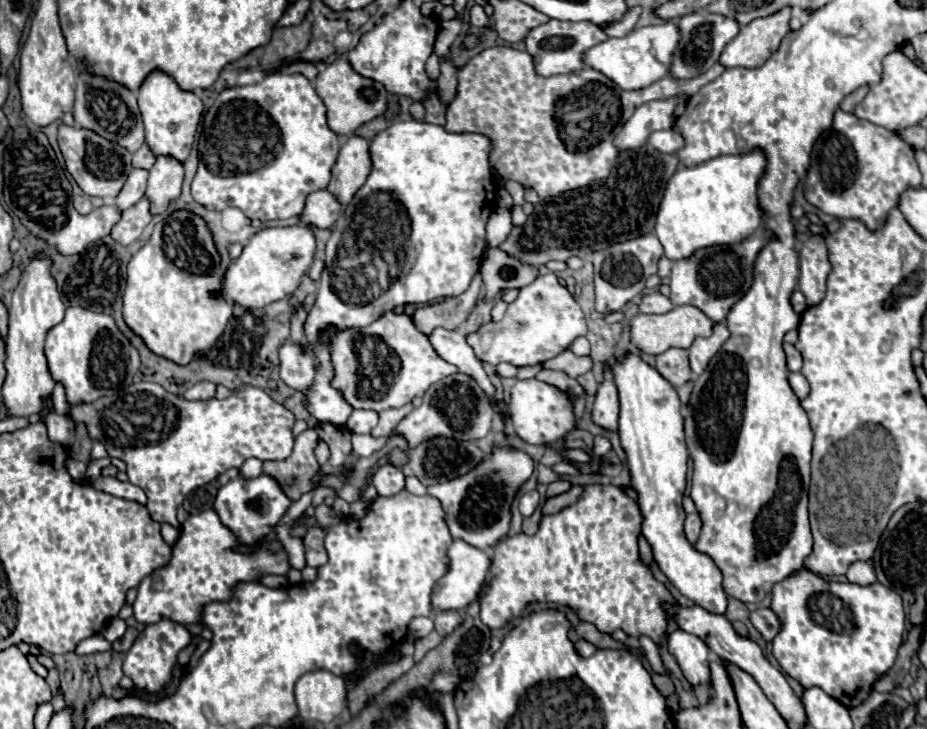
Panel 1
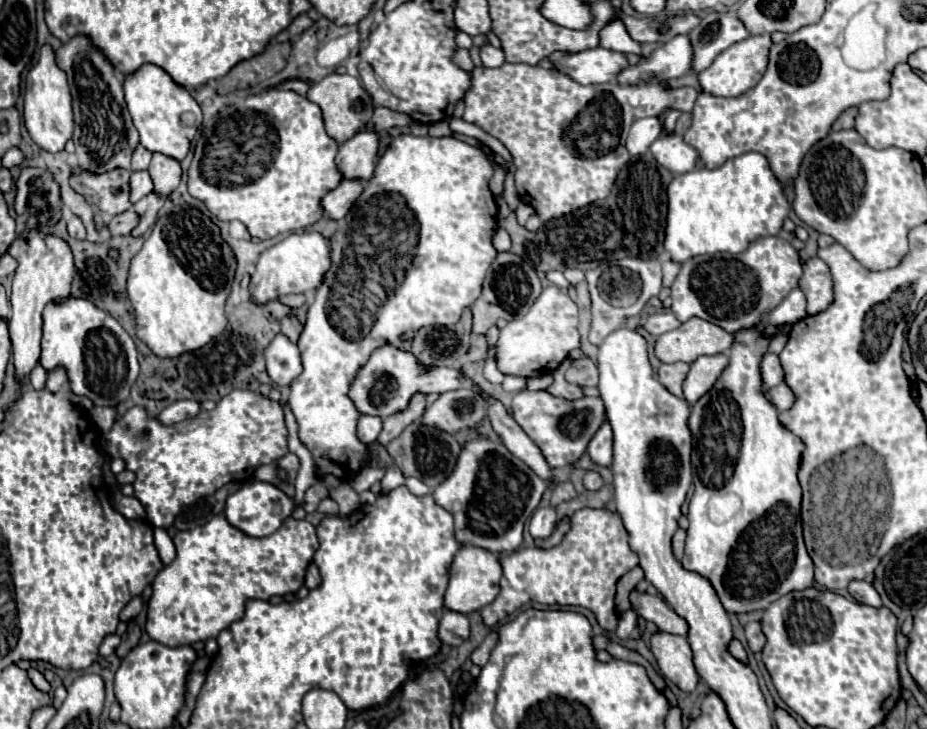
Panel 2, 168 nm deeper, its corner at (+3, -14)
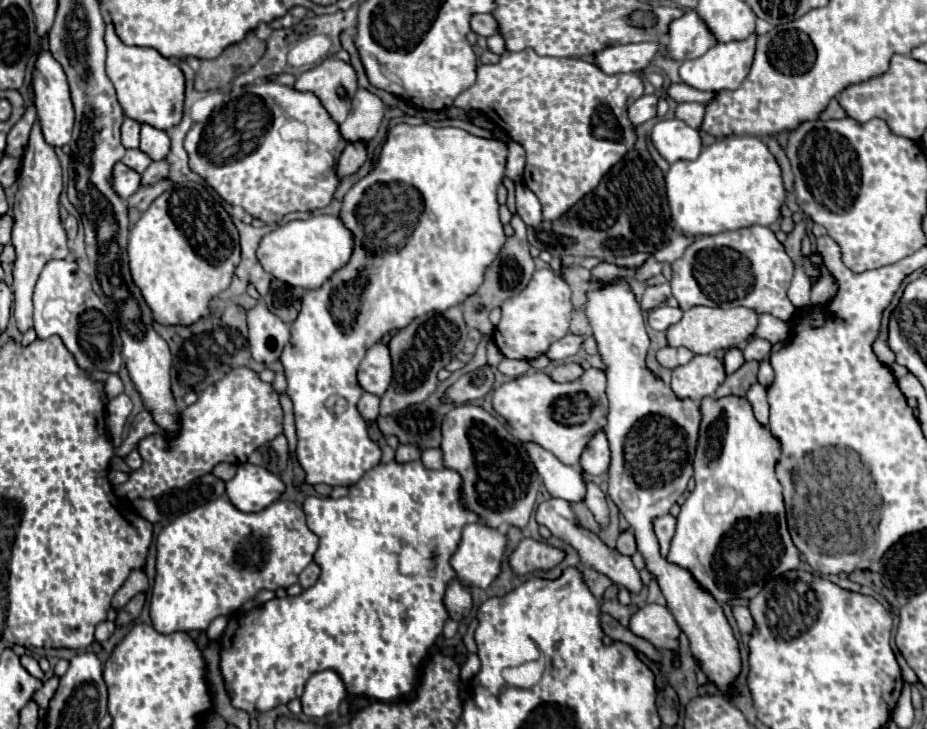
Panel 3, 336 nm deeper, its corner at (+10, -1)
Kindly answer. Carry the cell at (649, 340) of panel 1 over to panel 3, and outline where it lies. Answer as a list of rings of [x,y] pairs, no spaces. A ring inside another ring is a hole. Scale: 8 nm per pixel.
[[[692,307],[684,311],[684,317],[680,323],[672,325],[666,335],[668,343],[672,347],[686,347],[694,351],[696,355],[710,355],[718,349],[732,349],[742,347],[748,343],[748,337],[754,333],[758,325],[758,313],[744,307],[732,307],[732,309],[720,309],[720,307]]]

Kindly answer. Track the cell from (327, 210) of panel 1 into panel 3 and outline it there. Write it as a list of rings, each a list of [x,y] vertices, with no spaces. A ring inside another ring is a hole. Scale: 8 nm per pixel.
[[[356,141],[356,143],[346,145],[346,149],[340,157],[340,163],[338,163],[338,175],[340,177],[352,175],[362,167],[362,163],[366,161],[366,155],[368,155],[366,147],[368,147],[368,143],[364,143],[364,141]]]

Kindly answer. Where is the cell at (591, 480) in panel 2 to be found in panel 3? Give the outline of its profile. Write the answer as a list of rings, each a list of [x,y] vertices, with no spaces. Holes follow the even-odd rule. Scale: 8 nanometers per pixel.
[[[586,483],[586,499],[584,499],[584,503],[588,505],[588,509],[592,511],[592,515],[594,515],[594,519],[598,521],[598,525],[604,529],[604,527],[608,527],[608,523],[610,523],[610,519],[608,519],[608,503],[606,503],[606,497],[604,497],[604,493],[600,491],[600,487],[596,487],[594,483]]]

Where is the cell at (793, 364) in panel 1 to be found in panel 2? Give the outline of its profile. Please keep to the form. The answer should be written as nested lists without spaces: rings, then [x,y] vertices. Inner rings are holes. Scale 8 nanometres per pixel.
[[[767,352],[767,354],[763,356],[763,362],[761,362],[761,376],[763,376],[763,382],[765,382],[767,388],[775,388],[775,386],[779,386],[779,384],[785,382],[783,366],[781,366],[777,354]]]

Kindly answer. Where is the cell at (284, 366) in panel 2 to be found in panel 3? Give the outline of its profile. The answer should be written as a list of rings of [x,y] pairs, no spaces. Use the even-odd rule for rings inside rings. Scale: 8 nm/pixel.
[[[258,303],[252,309],[248,309],[246,321],[250,331],[248,341],[250,341],[252,357],[258,363],[266,363],[266,365],[278,361],[284,345],[290,339],[288,325],[274,313],[270,313],[264,303]]]

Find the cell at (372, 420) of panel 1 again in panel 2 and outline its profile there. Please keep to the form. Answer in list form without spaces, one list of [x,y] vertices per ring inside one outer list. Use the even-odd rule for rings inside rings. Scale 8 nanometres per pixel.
[[[361,416],[359,424],[357,424],[357,438],[363,444],[371,444],[377,440],[379,432],[381,432],[381,418],[377,416]]]

